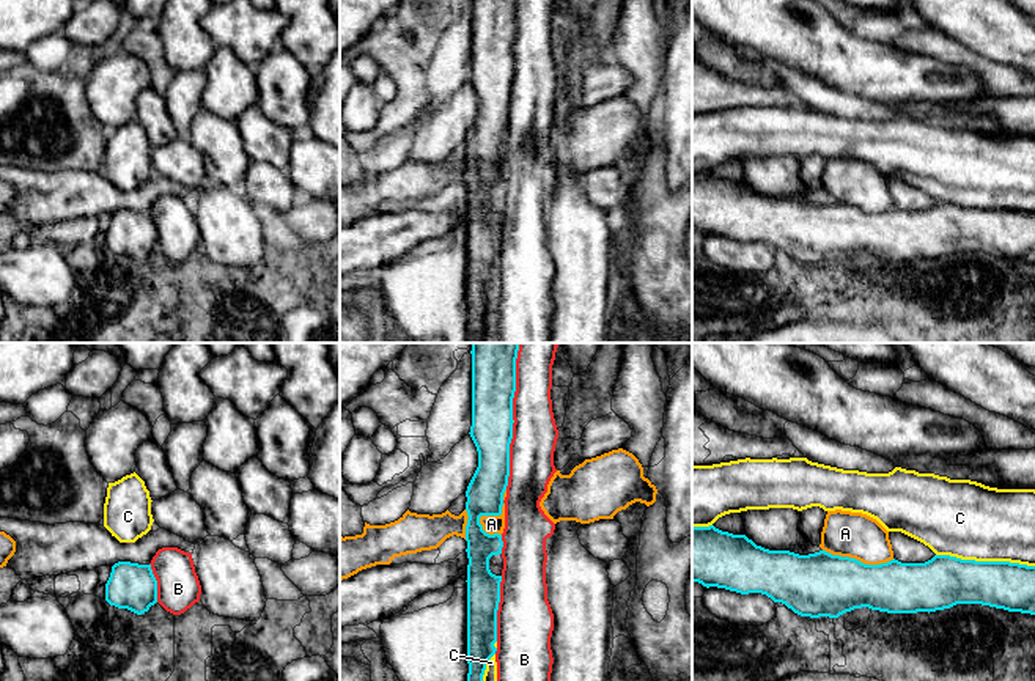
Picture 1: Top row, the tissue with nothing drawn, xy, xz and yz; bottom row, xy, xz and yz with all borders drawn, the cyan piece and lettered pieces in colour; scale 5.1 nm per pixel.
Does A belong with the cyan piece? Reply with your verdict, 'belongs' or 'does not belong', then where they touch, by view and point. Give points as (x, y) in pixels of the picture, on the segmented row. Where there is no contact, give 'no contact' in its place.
does not belong | yz (858, 560)

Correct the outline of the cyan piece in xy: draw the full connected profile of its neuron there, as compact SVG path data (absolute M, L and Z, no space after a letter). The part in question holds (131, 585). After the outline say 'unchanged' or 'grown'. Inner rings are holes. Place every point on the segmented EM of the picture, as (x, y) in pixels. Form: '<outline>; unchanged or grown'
M115 563L105 583L105 601L137 615L148 612L157 602L157 580L151 565Z; unchanged

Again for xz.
M472 343L472 426L470 437L478 451L478 467L466 491L466 541L467 541L467 681L483 681L488 661L495 654L497 648L497 610L500 602L500 582L502 576L495 576L489 569L489 558L502 554L502 535L489 535L480 524L481 516L500 516L503 506L503 494L508 486L510 477L510 444L513 439L513 398L516 392L516 359L519 343Z; unchanged

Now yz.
M714 525L692 527L692 582L741 594L761 593L810 618L838 618L862 607L887 613L930 613L956 604L982 604L1035 615L1035 566L950 555L934 555L925 563L901 563L893 558L881 565L865 565L826 550L808 555L769 550L746 535L722 532Z; unchanged

